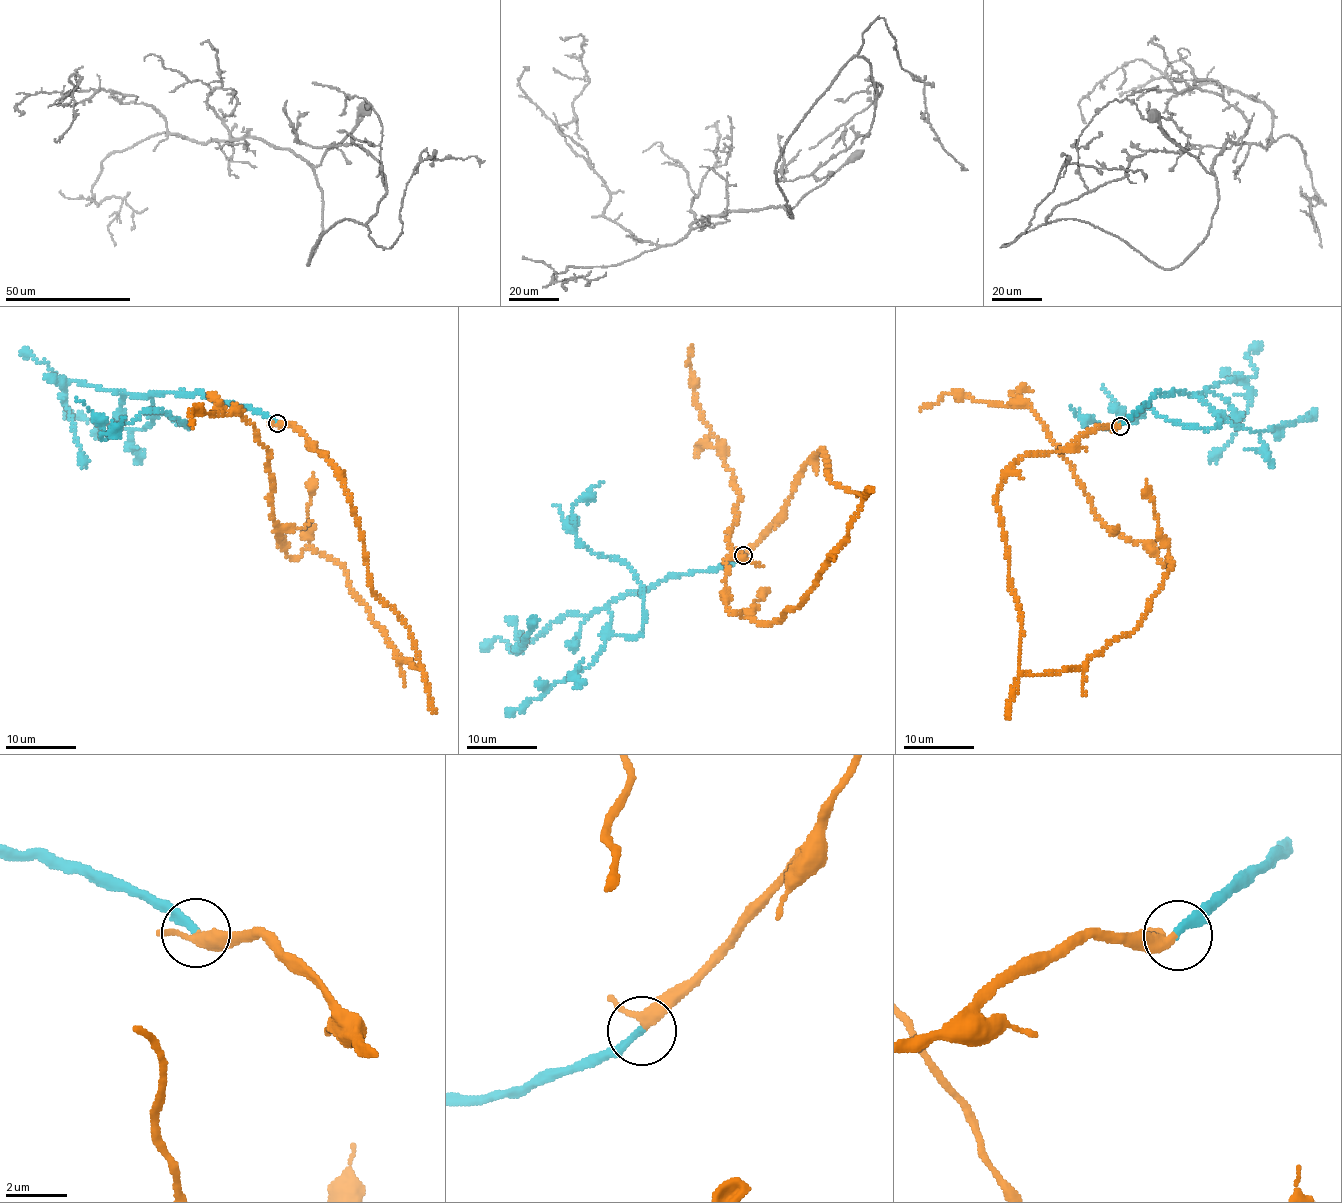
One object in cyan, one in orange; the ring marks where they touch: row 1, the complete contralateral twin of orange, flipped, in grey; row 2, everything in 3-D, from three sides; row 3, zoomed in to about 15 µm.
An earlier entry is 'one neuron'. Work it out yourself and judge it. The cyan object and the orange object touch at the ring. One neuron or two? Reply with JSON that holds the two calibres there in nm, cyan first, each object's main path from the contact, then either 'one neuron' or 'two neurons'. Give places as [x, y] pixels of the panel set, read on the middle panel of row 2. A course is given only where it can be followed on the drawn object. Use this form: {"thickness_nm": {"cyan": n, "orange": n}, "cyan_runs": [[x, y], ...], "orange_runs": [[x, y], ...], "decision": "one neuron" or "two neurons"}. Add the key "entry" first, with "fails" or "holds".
{"entry": "holds", "thickness_nm": {"cyan": 280, "orange": 300}, "cyan_runs": [[743, 556], [619, 595], [615, 634], [642, 632], [643, 589], [627, 565], [579, 540], [573, 512], [604, 483]], "orange_runs": [[743, 556], [817, 452], [863, 499], [797, 607], [768, 623], [730, 612], [740, 493], [699, 409], [690, 344]], "decision": "one neuron"}

